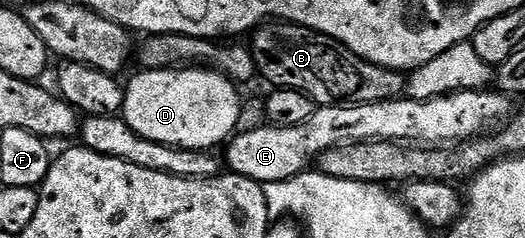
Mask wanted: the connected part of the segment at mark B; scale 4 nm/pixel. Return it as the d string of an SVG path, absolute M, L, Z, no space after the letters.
M273 19L252 30L252 37L253 59L260 74L270 81L270 86L298 89L312 97L318 106L392 101L406 92L406 78L398 70L384 69L363 60L339 39L315 31L309 25Z

